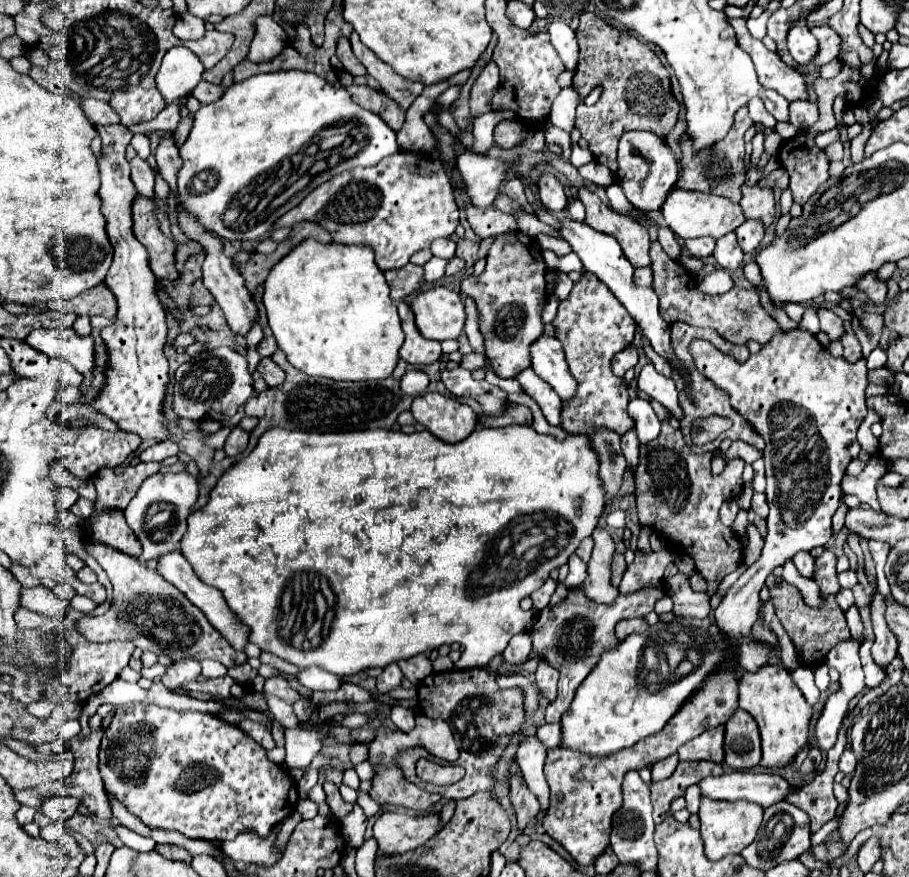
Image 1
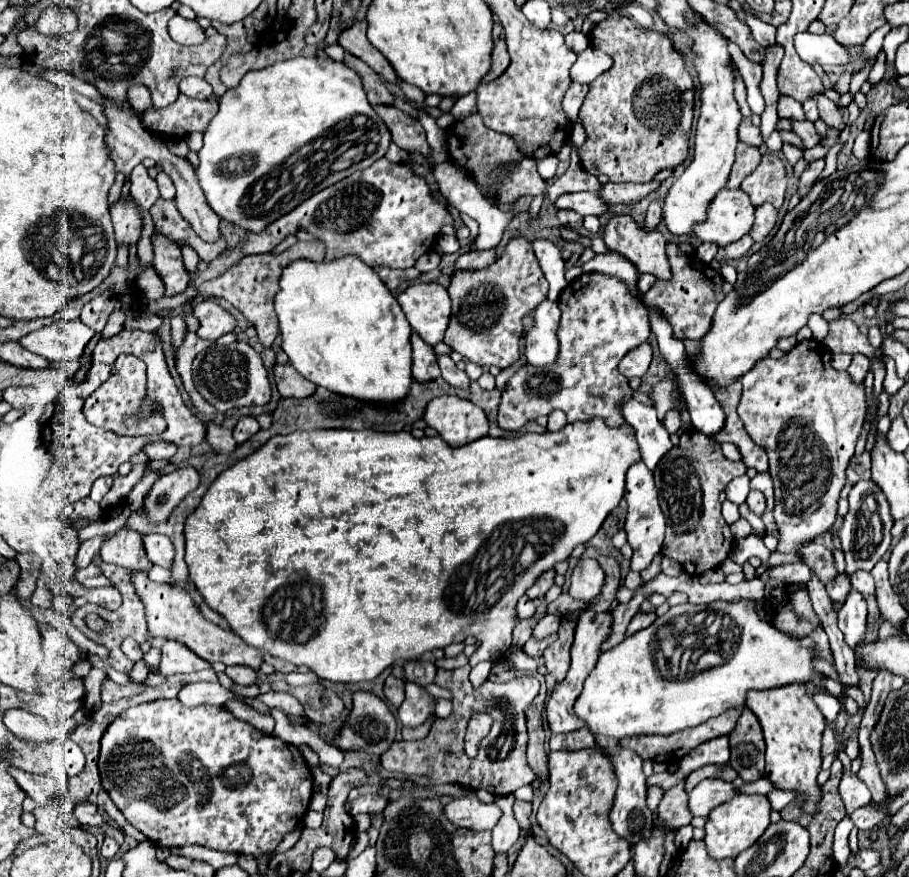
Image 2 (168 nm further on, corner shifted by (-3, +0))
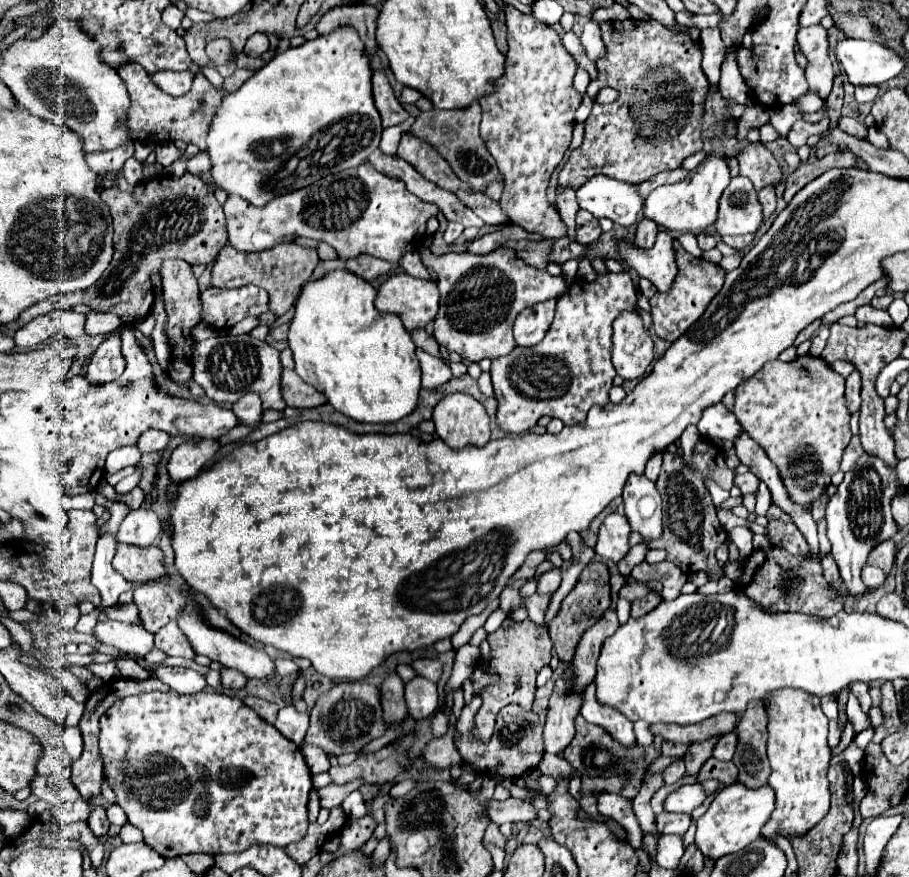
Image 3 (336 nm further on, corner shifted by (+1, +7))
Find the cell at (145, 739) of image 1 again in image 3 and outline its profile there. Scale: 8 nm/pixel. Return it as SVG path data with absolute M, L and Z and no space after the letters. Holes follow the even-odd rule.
M148 692L118 700L106 714L100 718L100 752L104 758L104 772L112 790L116 792L116 804L128 814L132 826L140 828L144 834L144 842L164 858L176 858L184 854L228 854L228 852L244 852L254 844L272 844L272 846L288 846L304 838L308 830L308 794L312 790L312 774L304 762L300 748L286 740L272 724L266 724L254 710L250 710L240 698L226 696L218 692L198 692L192 696L178 692Z

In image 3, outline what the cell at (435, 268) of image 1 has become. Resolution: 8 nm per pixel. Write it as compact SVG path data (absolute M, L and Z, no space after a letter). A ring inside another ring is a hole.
M594 176L582 188L576 190L578 204L596 218L610 218L620 226L632 226L638 222L644 198L638 194L638 186L620 182L608 176Z

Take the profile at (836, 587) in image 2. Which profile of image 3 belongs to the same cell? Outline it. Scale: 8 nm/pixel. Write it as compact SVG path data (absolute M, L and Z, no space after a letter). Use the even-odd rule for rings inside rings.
M828 554L828 556L824 556L822 558L822 568L824 568L824 578L828 580L828 582L834 582L834 580L838 580L838 566L836 566L836 560Z

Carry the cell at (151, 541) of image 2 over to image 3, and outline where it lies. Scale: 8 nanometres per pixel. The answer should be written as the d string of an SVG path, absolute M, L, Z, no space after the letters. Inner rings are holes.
M150 508L130 510L118 528L116 542L134 544L134 546L150 546L156 542L160 528L162 526L158 524L158 514L154 510Z

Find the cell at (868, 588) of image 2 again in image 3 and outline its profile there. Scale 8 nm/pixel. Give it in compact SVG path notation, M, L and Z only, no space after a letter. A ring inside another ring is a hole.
M866 564L864 570L862 570L862 582L864 582L870 590L874 590L874 588L878 588L878 586L882 586L882 584L886 582L886 574L884 574L884 570Z

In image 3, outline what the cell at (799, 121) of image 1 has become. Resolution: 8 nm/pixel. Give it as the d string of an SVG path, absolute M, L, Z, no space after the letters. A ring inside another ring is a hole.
M820 24L798 30L798 46L806 56L808 64L804 68L810 90L820 94L822 100L828 98L834 80L834 68L828 54L828 34Z

